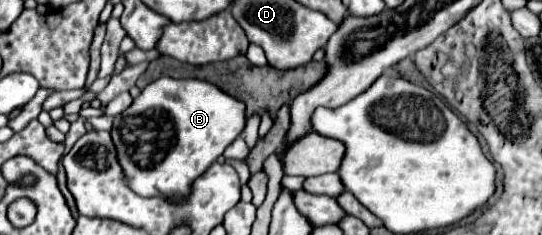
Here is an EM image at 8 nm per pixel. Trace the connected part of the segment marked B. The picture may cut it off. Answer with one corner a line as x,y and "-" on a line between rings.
160,78
148,84
140,96
114,118
112,140
128,186
140,196
164,196
182,200
190,184
232,144
244,130
244,102
232,98
204,80

